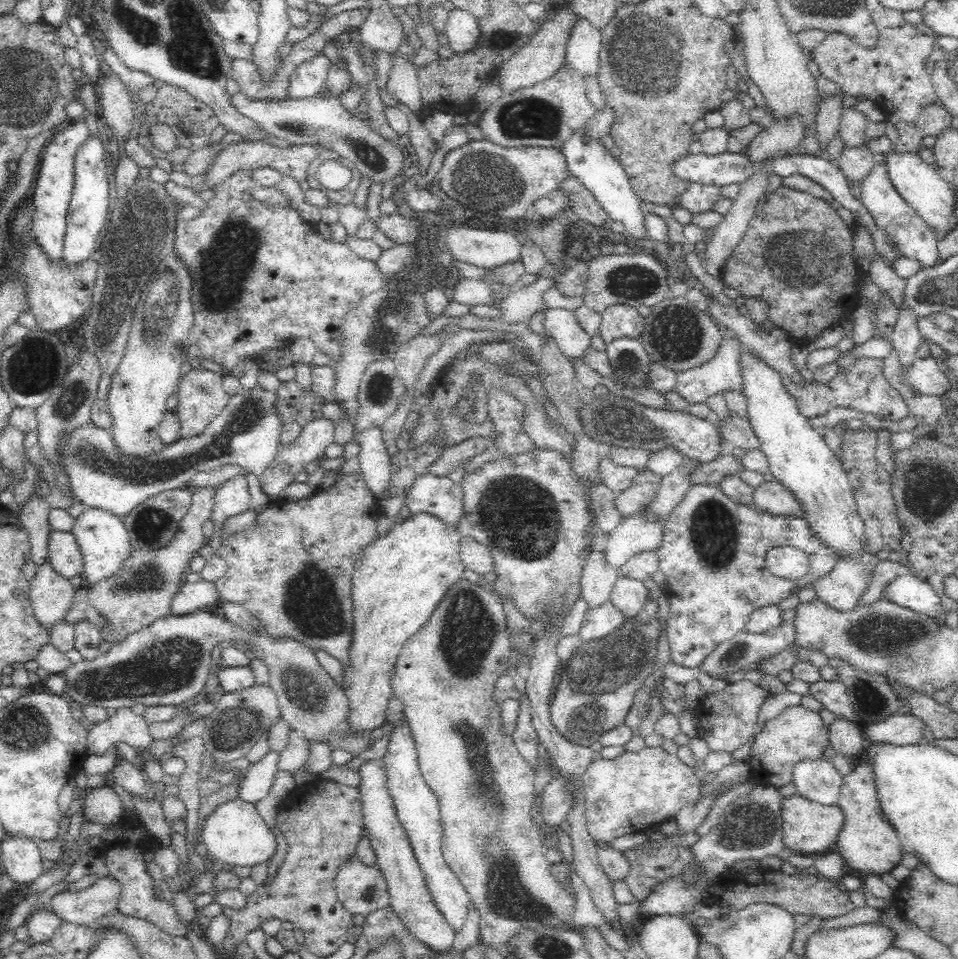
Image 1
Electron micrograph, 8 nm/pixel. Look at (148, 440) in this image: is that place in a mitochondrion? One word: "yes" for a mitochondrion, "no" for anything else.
yes

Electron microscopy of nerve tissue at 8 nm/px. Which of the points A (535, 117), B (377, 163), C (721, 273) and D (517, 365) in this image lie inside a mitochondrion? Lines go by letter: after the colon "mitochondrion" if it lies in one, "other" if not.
A: mitochondrion
B: other
C: other
D: mitochondrion

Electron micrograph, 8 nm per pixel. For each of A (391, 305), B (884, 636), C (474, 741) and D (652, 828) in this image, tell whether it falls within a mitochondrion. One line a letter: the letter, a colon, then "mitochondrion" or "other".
A: other
B: mitochondrion
C: mitochondrion
D: other

